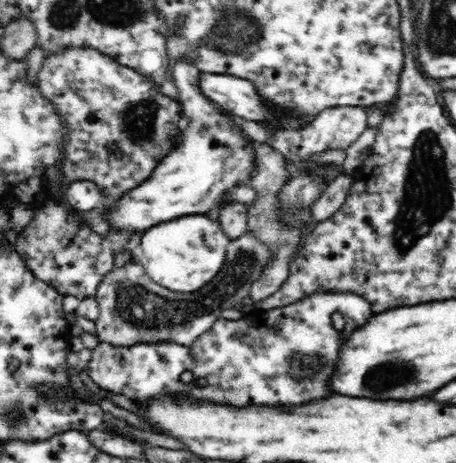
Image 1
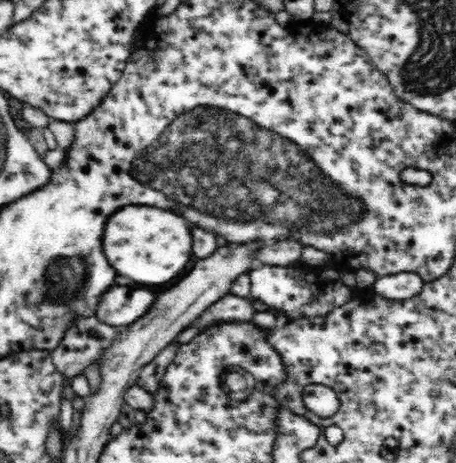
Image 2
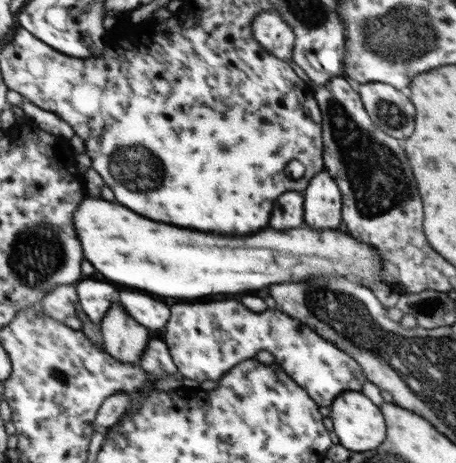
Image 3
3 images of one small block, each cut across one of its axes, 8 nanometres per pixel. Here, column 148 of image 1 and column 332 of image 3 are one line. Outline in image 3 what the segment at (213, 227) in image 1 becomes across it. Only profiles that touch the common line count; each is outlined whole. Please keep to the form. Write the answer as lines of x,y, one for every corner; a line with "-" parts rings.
87,196
85,202
79,204
77,212
75,212
75,232
81,234
81,246
85,246
85,260
107,280
111,282
117,282
117,284
123,284
123,286
133,286
137,290
145,290
145,292
151,292
151,294
157,294
157,296
171,296
171,298
197,298
197,296
207,296
207,294
233,294
233,292
243,292
243,290
261,290
261,288
267,288
271,284
281,284
281,282
307,282
311,280
313,276
327,276
327,278
345,278
345,280
351,280
355,278
355,284
359,286
369,286
369,284
383,284
381,280
381,254
371,246
371,244
365,244
357,238
353,238
349,232
339,232
339,230
307,230
307,226
299,226
297,230
265,230
265,234
253,234
249,238
225,238
225,236
217,236
217,234
203,234
203,232
189,232
189,230
183,230
183,228
173,228
173,226
167,226
167,224
161,224
161,222
153,222
149,218
141,218
137,214
133,214
131,210
127,210
125,206
119,206
119,204
111,204
103,198
93,198
93,196

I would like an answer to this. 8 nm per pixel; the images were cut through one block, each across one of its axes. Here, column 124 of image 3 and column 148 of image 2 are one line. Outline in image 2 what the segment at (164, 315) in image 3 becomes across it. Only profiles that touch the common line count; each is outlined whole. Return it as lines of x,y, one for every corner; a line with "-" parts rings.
112,286
104,296
96,310
96,316
106,322
108,326
126,328
138,318
146,314
146,306
150,304
150,298
154,298
148,290
132,290
128,286

